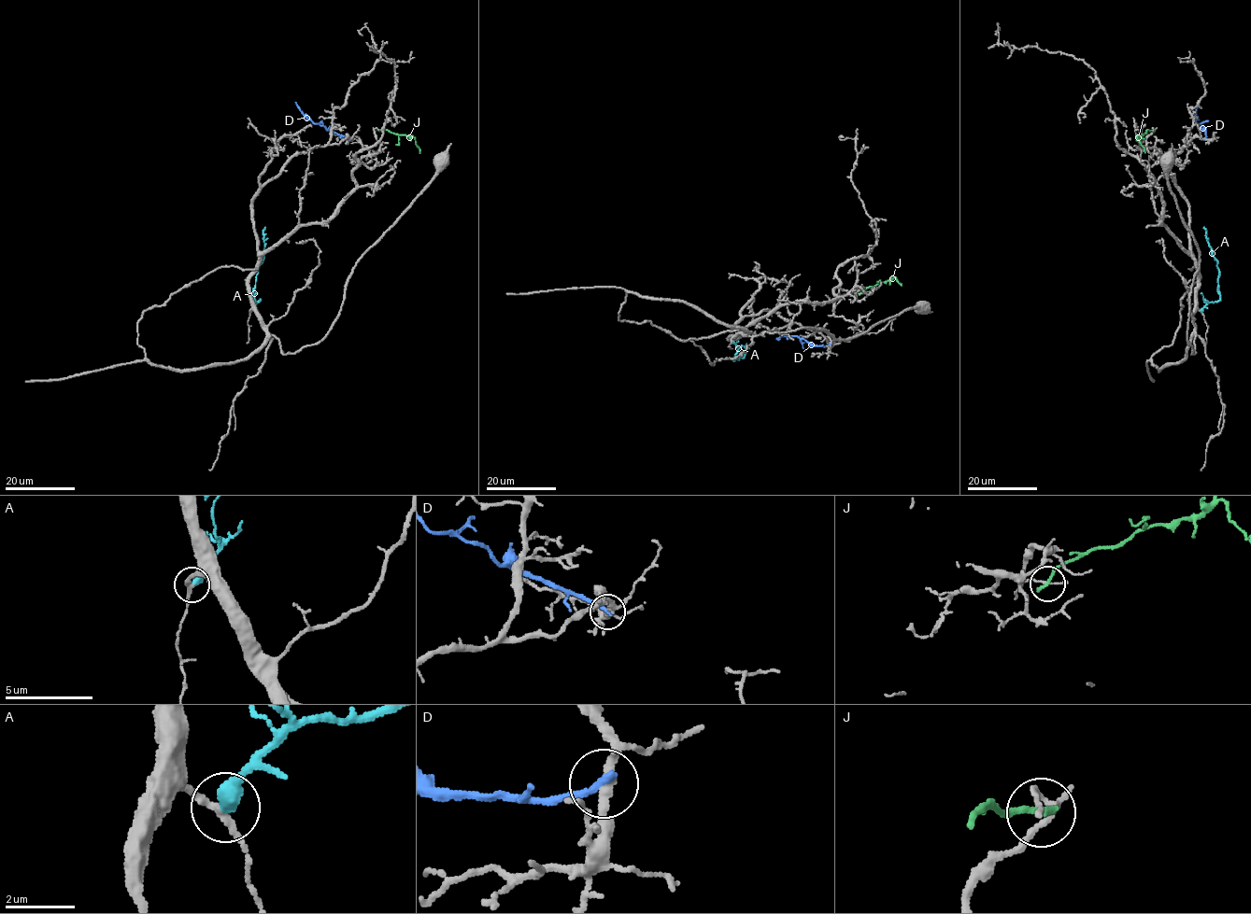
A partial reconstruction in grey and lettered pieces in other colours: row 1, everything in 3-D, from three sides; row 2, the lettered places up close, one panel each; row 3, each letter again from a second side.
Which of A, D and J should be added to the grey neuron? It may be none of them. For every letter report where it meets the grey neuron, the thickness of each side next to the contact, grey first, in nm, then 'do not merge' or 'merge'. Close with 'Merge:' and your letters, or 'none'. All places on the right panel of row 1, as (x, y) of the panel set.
A: contact (1201, 311); calibres 200 and 440 nm; merge
D: contact (1204, 139); calibres 260 and 240 nm; do not merge
J: contact (1153, 131); calibres 140 and 200 nm; do not merge
Merge: A

